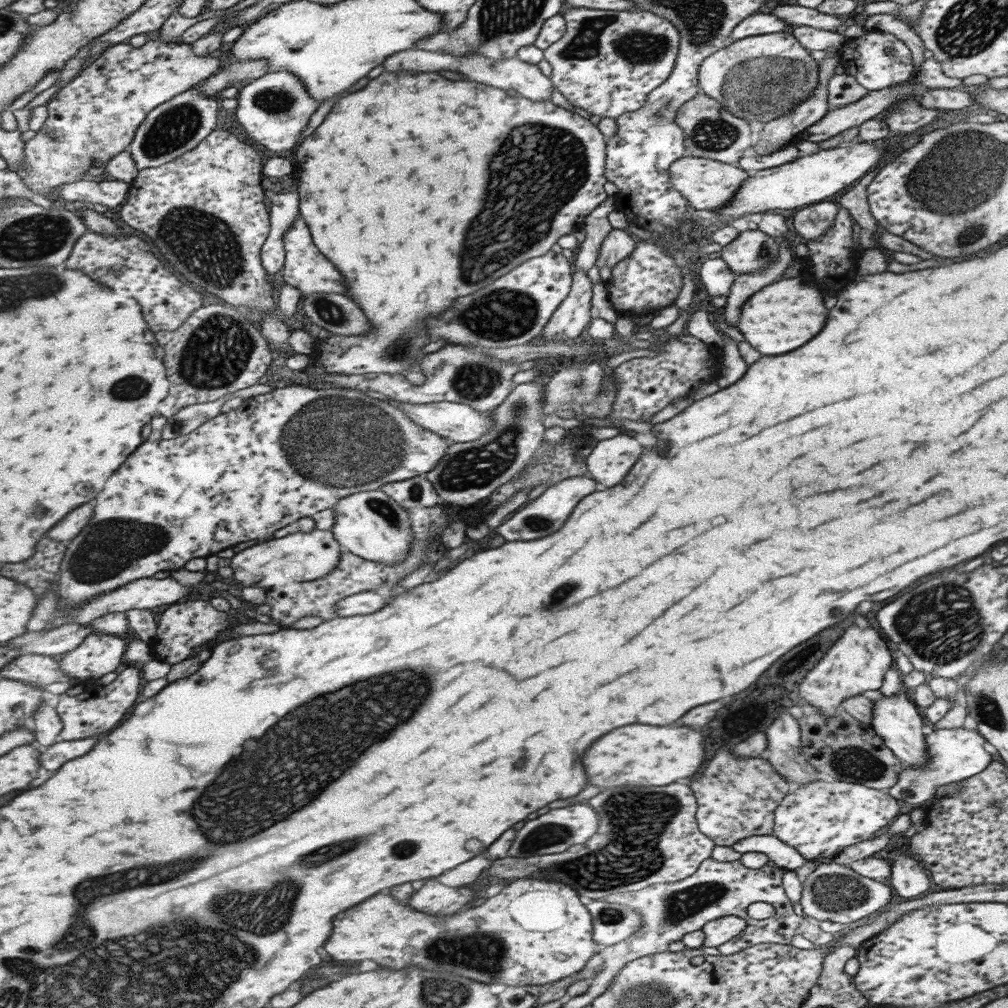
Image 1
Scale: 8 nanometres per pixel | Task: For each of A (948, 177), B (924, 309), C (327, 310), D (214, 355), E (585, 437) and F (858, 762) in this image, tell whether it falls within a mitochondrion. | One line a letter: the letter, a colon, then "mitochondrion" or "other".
A: mitochondrion
B: other
C: mitochondrion
D: mitochondrion
E: other
F: mitochondrion

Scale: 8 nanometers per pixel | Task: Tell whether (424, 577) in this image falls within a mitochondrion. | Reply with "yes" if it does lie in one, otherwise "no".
no

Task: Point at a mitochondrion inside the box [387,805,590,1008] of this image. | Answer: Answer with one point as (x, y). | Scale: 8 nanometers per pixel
(478, 962)

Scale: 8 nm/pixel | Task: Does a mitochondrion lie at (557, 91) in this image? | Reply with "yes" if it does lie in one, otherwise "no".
no

